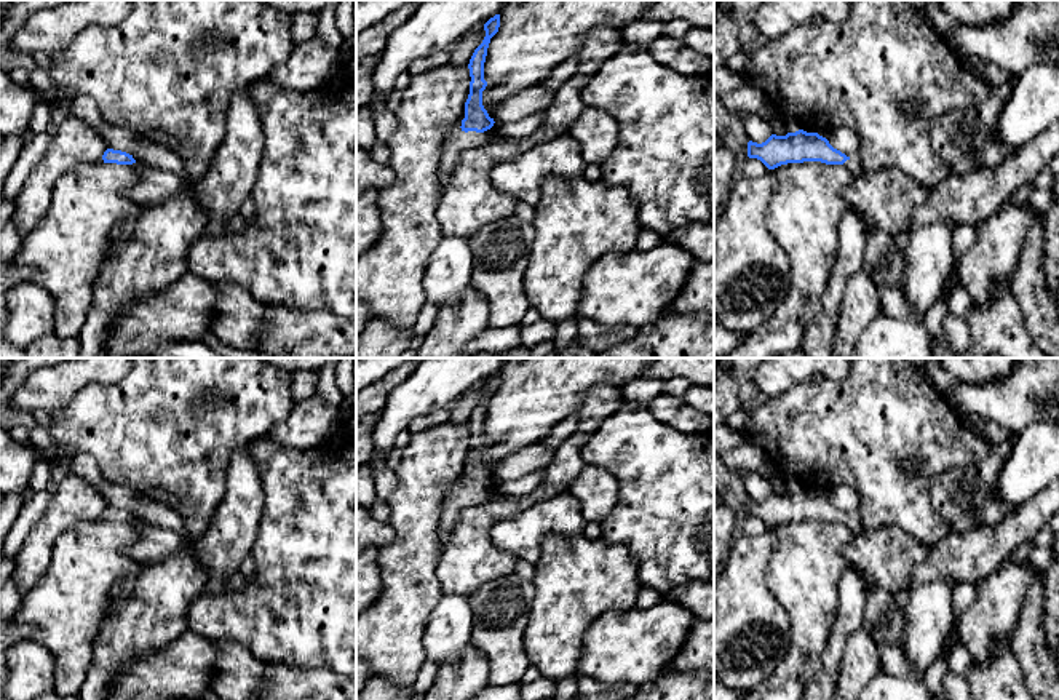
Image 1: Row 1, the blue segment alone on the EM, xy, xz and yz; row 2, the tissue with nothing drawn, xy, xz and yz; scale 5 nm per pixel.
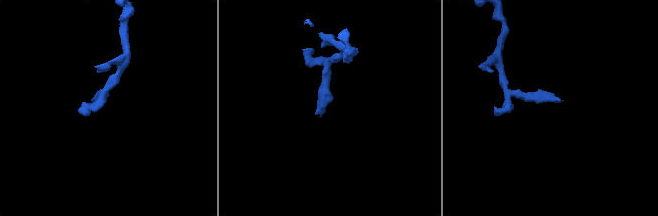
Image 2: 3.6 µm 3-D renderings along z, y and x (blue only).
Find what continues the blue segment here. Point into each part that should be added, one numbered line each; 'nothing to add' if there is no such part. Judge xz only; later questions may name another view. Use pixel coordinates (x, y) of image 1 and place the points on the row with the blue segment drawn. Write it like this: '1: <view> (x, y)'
1: xz (459, 141)

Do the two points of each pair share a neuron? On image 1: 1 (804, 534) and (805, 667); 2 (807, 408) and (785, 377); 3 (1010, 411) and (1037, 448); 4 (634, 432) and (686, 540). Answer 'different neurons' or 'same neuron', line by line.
1: same neuron
2: different neurons
3: different neurons
4: same neuron

